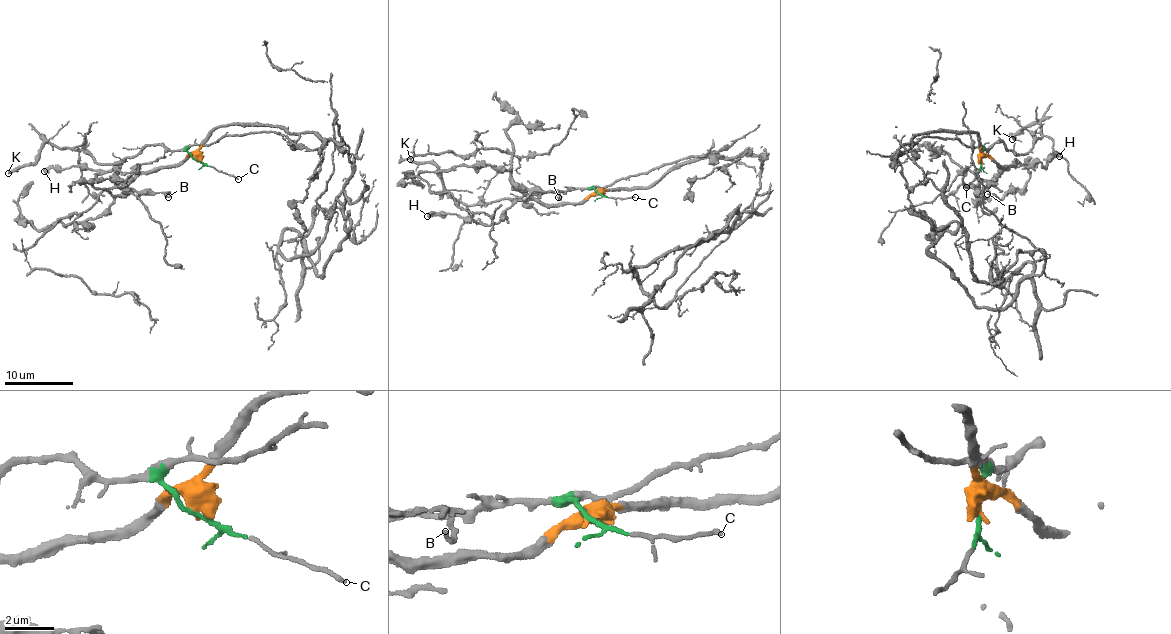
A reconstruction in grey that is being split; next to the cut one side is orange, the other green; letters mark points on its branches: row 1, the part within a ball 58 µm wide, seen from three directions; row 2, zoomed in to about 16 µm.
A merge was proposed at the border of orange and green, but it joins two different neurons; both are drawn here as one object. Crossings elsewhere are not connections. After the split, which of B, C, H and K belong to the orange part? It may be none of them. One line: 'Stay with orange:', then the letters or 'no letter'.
Stay with orange: B, H

